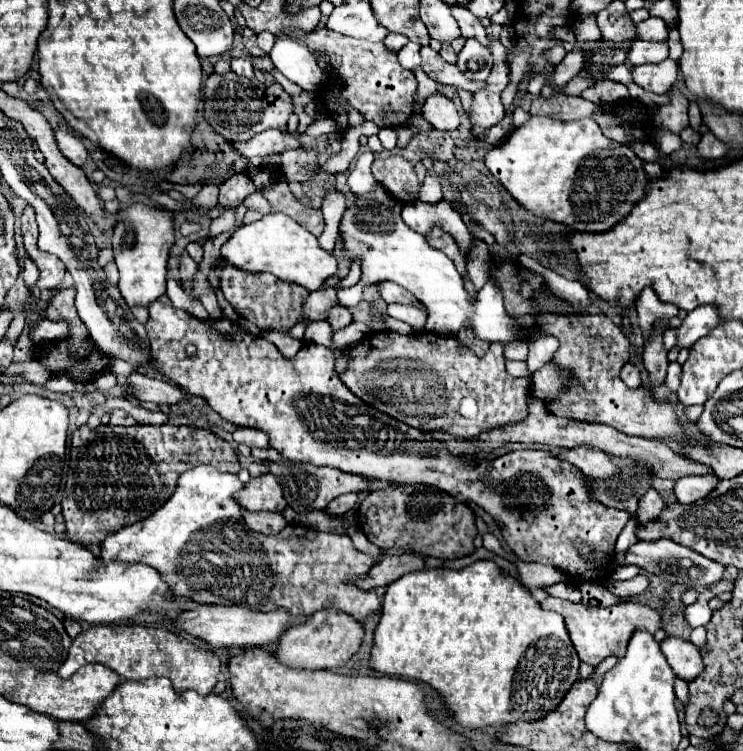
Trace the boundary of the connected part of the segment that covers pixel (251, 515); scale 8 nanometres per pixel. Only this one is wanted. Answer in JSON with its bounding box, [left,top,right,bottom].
[244,510,288,534]

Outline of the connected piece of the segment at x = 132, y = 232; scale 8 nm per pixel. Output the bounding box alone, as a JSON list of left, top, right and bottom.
[112,204,176,306]

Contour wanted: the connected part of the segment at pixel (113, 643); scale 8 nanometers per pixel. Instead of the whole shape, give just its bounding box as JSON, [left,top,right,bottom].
[58,624,220,694]

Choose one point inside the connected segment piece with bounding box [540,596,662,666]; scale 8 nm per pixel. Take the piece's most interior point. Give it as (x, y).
(596, 632)

